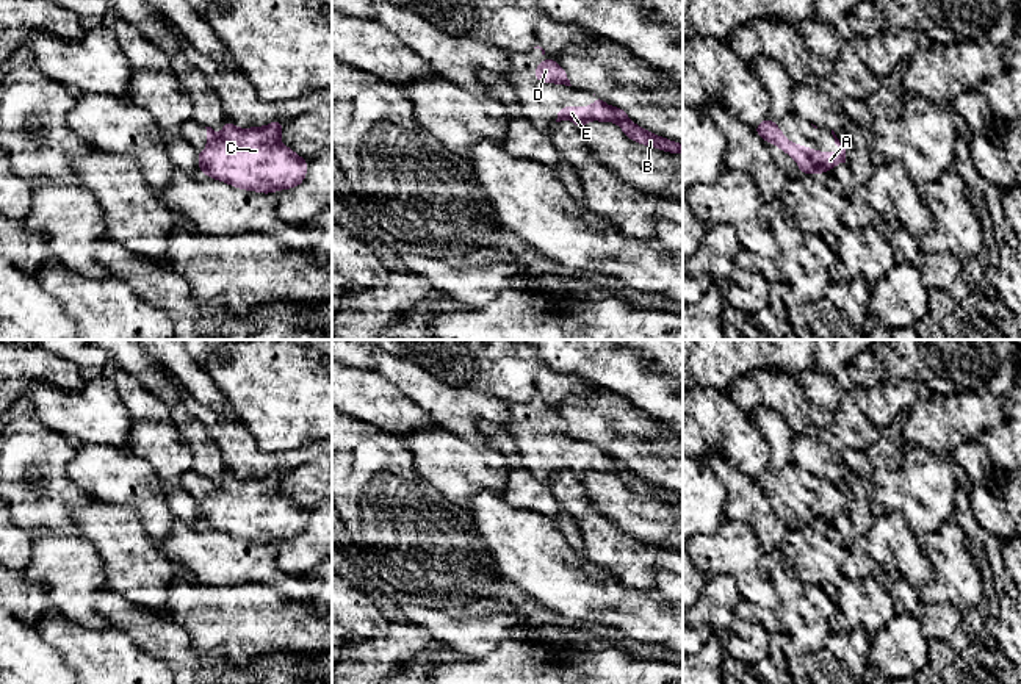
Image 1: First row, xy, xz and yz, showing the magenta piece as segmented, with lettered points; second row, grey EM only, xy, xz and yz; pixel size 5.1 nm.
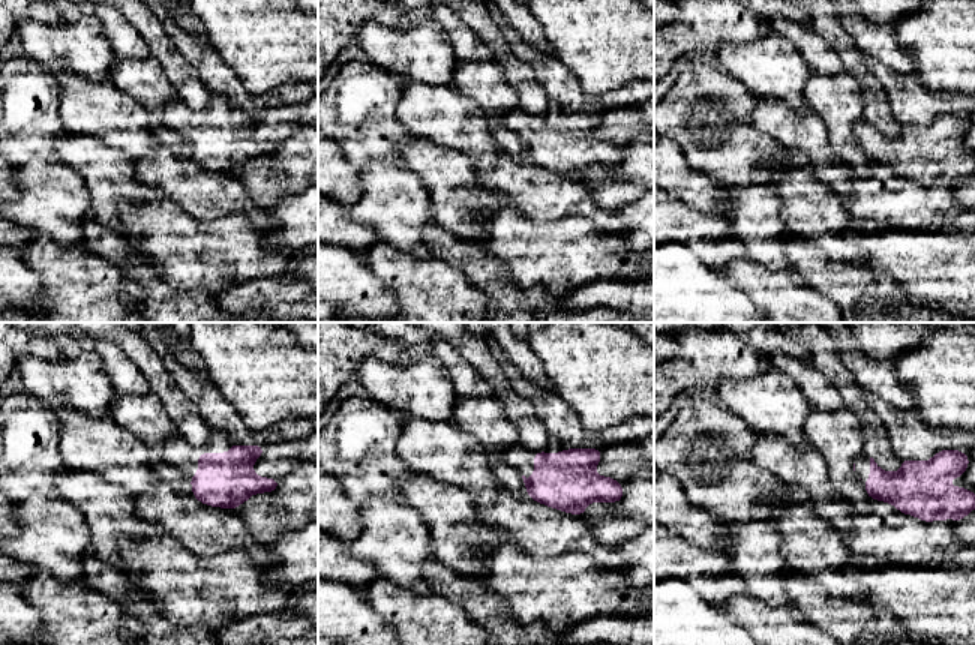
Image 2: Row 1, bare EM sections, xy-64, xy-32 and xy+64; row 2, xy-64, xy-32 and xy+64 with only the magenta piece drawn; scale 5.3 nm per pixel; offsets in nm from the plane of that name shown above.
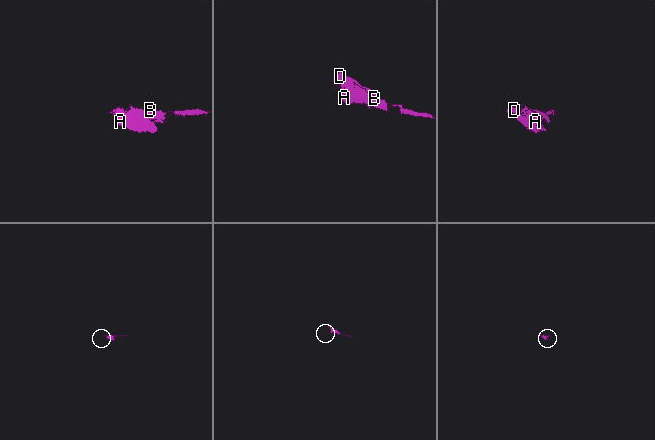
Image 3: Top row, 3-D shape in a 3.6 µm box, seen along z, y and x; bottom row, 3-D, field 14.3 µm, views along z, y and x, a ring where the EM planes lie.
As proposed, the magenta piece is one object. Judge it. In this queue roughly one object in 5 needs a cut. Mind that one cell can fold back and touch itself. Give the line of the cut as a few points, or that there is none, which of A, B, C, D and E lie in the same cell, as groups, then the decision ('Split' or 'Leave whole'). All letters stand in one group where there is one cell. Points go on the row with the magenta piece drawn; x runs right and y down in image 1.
No split. Groups: A B C D E. Leave whole

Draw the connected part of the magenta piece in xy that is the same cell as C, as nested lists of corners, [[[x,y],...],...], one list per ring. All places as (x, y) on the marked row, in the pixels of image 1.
[[[225,119],[221,135],[207,128],[207,150],[197,152],[199,171],[233,188],[262,194],[291,189],[307,175],[307,158],[280,146],[283,121],[238,128]]]

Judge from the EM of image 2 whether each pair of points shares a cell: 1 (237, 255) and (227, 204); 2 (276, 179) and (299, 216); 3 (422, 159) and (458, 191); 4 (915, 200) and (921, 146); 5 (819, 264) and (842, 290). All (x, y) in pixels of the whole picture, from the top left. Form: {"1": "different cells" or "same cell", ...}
{"1": "different cells", "2": "different cells", "3": "same cell", "4": "different cells", "5": "same cell"}

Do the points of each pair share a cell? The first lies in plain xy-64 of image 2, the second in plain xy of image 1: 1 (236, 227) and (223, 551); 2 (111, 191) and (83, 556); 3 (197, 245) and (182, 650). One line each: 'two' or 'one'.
1: two
2: two
3: two

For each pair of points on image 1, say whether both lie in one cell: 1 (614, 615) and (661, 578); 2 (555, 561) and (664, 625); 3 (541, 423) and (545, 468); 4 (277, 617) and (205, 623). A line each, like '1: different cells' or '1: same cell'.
1: different cells
2: same cell
3: same cell
4: same cell

